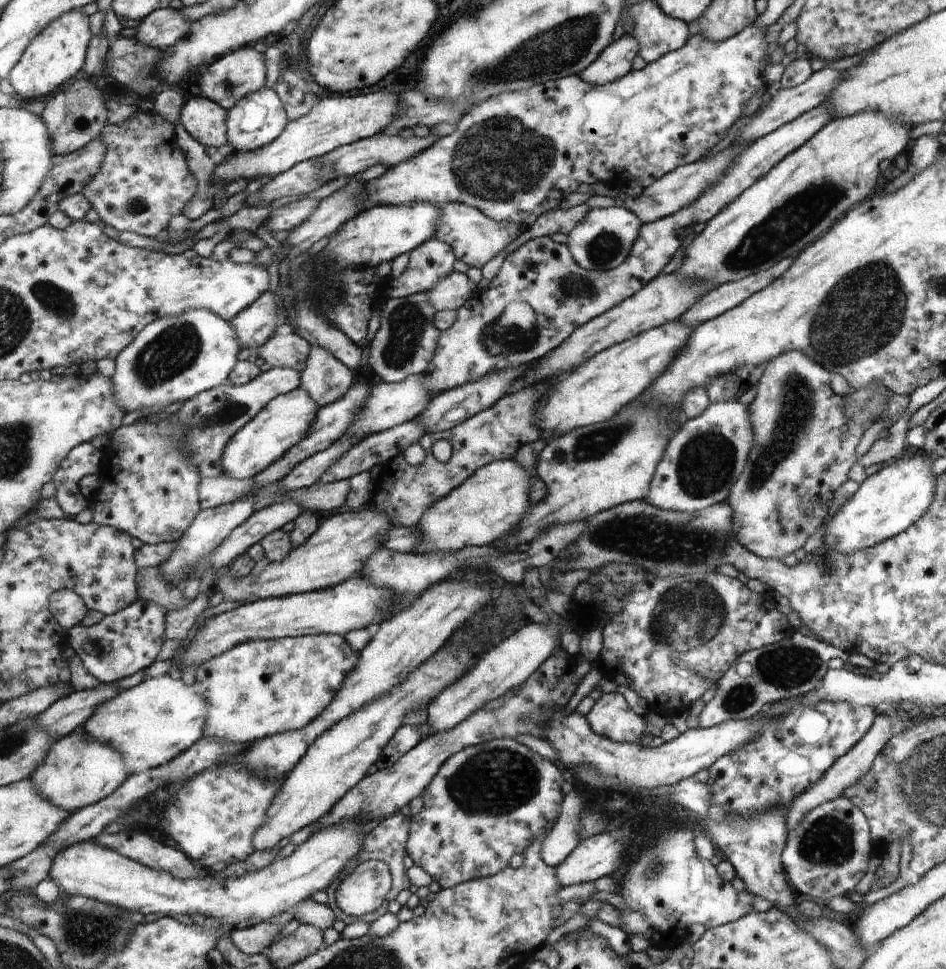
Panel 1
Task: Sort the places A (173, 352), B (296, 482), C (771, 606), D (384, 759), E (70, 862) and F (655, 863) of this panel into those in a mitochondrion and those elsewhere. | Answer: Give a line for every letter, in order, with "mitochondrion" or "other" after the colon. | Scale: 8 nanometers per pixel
A: mitochondrion
B: other
C: other
D: other
E: other
F: mitochondrion

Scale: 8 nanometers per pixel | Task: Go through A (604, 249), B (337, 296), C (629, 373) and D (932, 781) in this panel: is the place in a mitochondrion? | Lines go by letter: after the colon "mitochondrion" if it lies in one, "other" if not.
A: mitochondrion
B: mitochondrion
C: other
D: mitochondrion

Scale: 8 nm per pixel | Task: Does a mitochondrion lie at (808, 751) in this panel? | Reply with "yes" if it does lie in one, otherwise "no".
no

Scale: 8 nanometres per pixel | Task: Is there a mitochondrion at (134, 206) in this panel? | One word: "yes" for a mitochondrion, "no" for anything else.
yes

